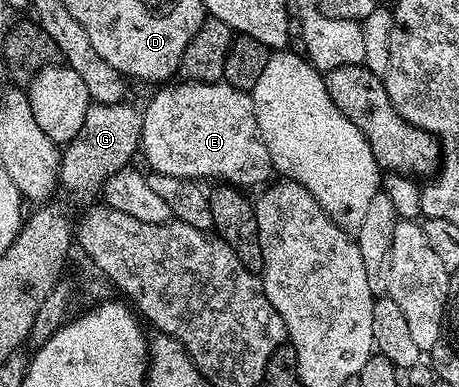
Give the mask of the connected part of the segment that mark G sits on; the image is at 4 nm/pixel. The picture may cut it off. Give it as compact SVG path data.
M129 102L119 104L90 103L87 118L83 118L83 130L75 134L75 138L64 145L61 153L61 175L59 184L69 192L78 192L81 196L89 196L92 192L100 193L108 176L114 176L119 170L130 167L129 160L139 152L141 143L141 112L133 109Z

